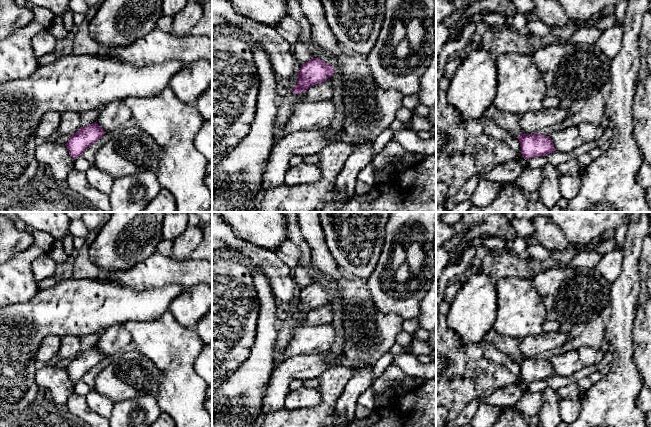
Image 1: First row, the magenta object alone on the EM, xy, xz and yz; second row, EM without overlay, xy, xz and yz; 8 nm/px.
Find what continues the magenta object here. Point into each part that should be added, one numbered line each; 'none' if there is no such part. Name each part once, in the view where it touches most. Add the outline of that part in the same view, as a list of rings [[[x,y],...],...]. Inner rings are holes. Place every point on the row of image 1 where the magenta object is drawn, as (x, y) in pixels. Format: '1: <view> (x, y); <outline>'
none

